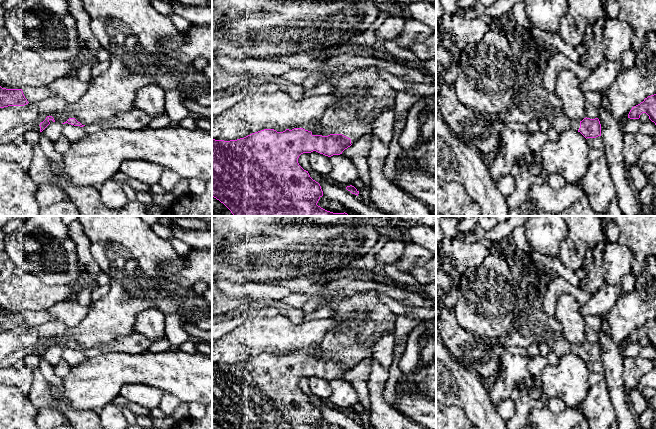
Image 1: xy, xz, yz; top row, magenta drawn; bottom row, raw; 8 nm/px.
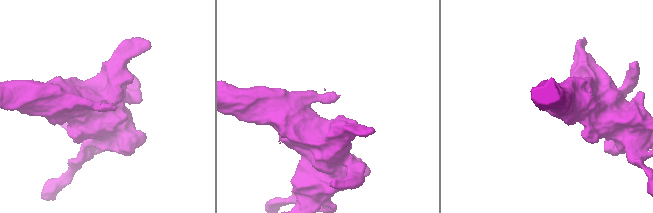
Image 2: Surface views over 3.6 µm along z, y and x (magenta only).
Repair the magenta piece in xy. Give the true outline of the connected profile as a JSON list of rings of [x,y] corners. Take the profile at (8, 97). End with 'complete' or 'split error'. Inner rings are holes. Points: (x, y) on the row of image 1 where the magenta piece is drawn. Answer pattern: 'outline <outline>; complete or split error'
outline [[[0,86],[0,108],[24,106],[28,103],[22,89],[6,89]]]; complete

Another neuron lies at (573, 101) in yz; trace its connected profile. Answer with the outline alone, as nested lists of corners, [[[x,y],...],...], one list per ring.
[[[562,70],[556,80],[554,93],[561,101],[562,111],[571,121],[586,118],[585,92],[580,88],[581,81],[570,70]]]

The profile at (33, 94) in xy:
[[[47,86],[41,87],[24,87],[23,94],[29,103],[39,102],[48,97],[54,97],[54,94]]]

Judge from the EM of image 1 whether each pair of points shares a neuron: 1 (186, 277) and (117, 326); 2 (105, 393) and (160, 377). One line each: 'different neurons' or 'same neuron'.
1: different neurons
2: same neuron

